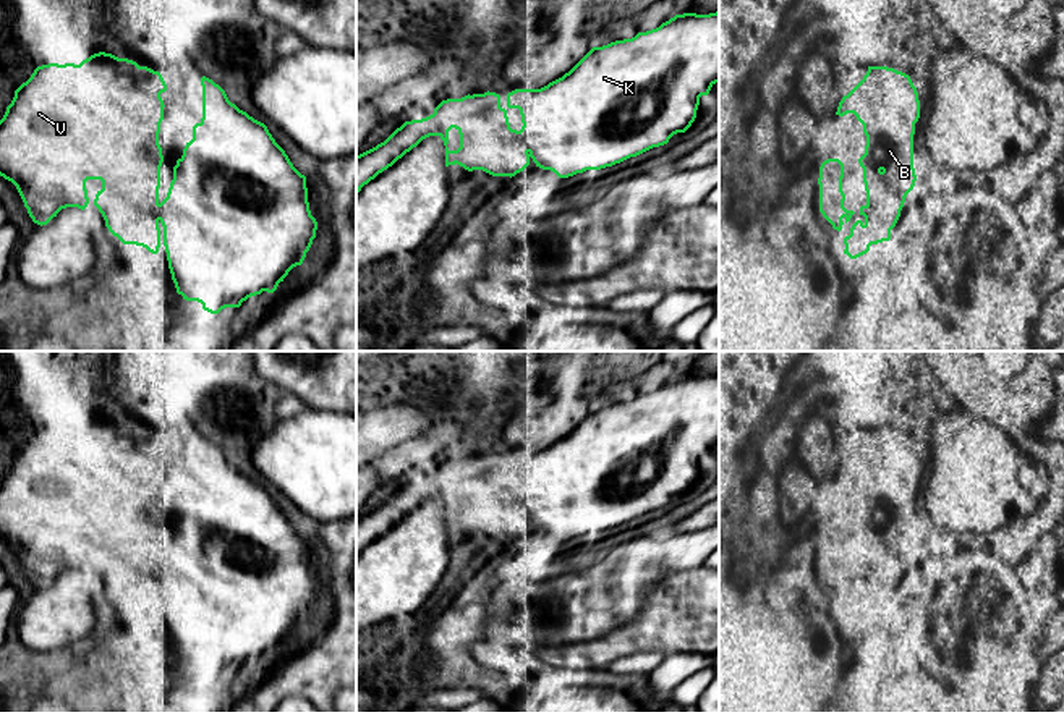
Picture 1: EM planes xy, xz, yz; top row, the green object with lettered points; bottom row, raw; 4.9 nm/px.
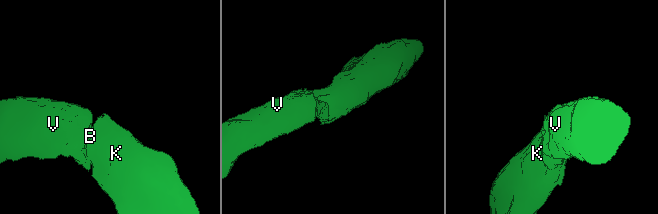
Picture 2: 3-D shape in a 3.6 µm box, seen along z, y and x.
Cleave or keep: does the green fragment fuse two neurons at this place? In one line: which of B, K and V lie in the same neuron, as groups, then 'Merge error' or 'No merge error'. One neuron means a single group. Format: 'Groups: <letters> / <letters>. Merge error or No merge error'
Groups: B K V. No merge error

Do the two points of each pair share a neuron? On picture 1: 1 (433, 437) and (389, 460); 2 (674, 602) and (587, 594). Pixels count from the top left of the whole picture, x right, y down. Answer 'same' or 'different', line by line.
1: same
2: different

